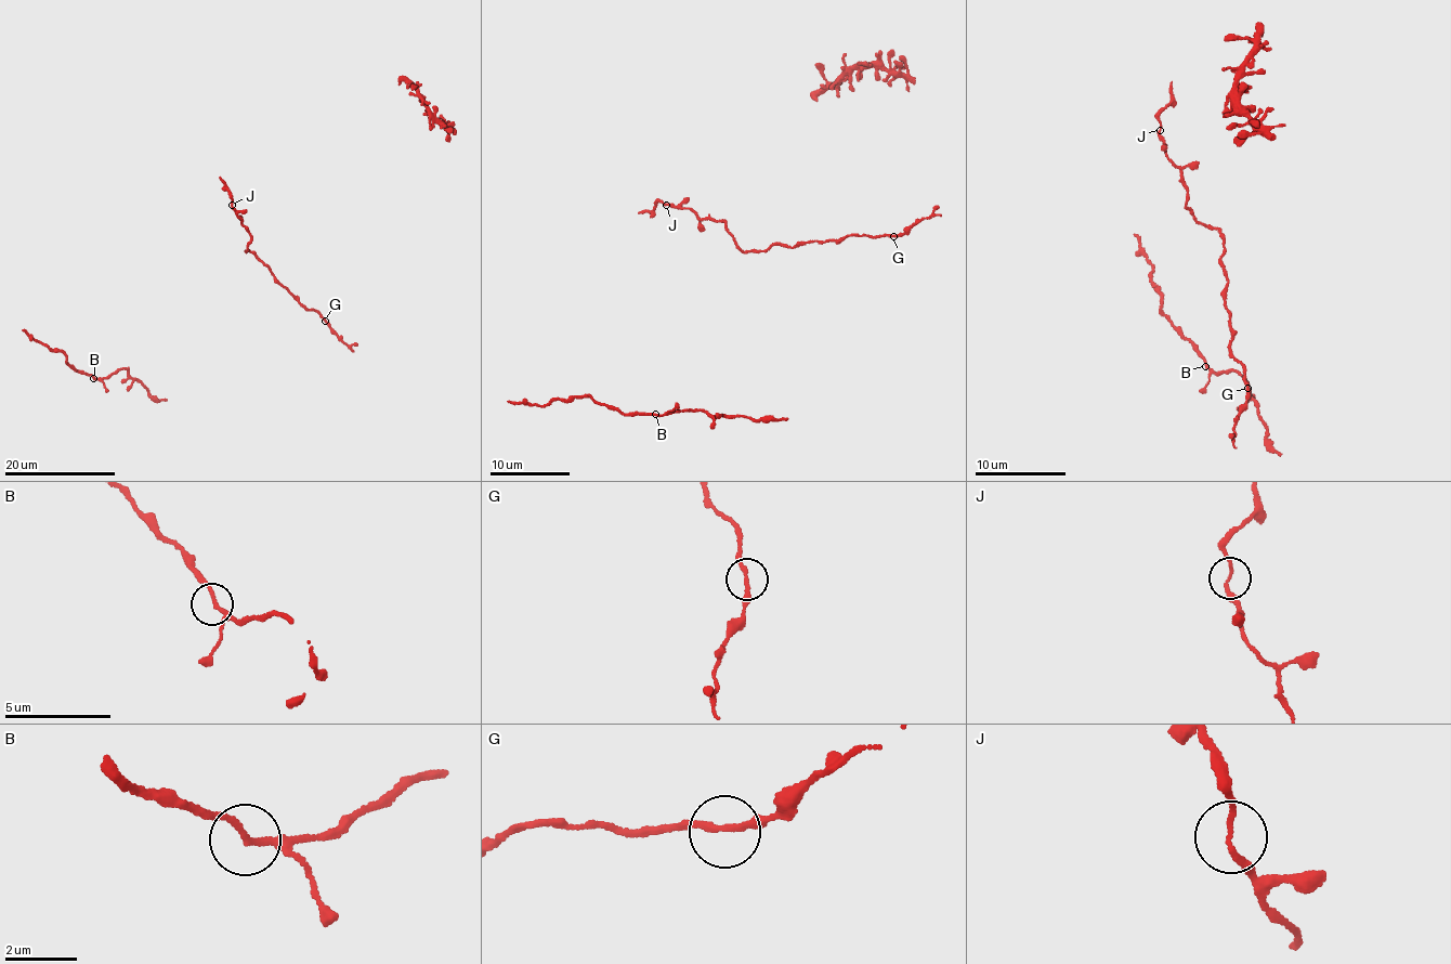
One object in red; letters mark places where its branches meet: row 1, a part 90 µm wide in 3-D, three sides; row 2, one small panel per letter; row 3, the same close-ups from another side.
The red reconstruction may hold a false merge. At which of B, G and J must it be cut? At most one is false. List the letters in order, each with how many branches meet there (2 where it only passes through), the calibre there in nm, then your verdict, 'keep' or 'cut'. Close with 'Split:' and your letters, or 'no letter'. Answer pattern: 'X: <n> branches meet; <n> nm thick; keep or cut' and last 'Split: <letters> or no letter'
B: 2 branches meet; 160 nm thick; keep
G: 2 branches meet; 170 nm thick; keep
J: 2 branches meet; 140 nm thick; keep
Split: no letter

